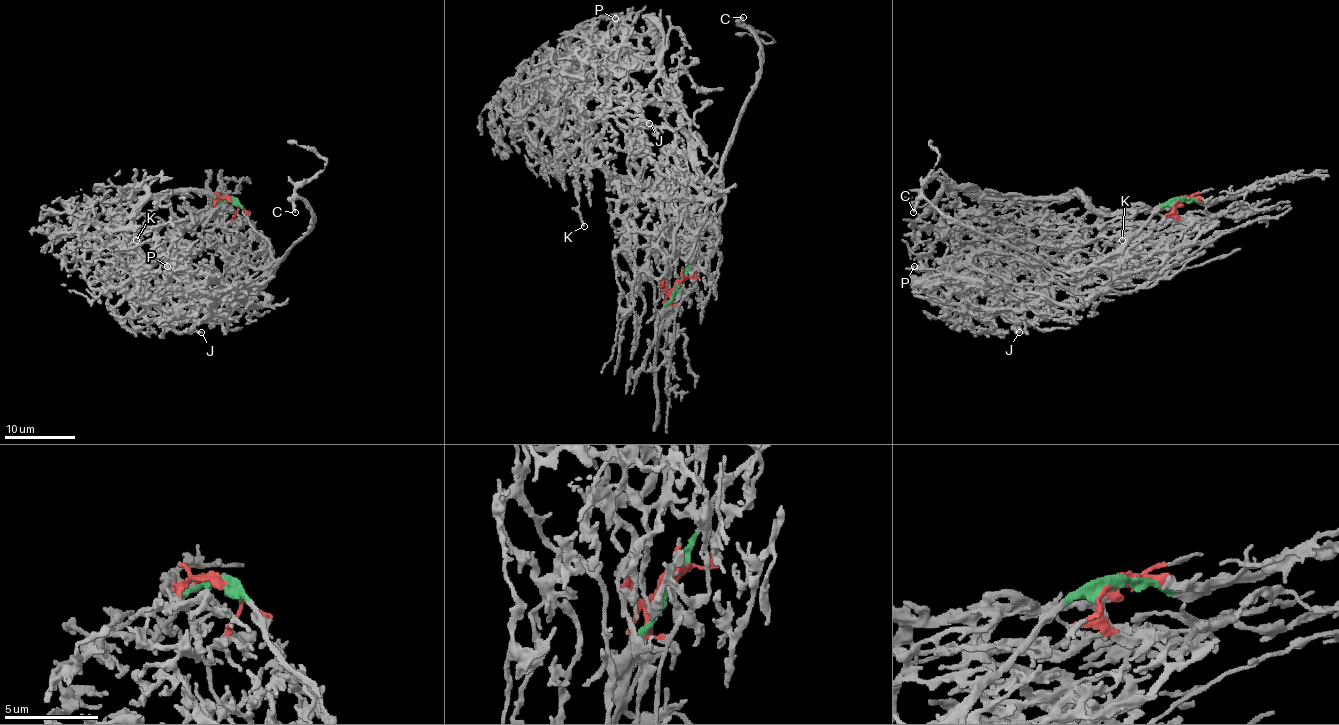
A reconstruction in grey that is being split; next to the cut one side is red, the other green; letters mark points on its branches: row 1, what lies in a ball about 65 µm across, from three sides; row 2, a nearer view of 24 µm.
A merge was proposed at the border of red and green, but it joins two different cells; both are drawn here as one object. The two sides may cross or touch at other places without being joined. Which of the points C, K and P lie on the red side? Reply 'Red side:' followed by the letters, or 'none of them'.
Red side: K, P

